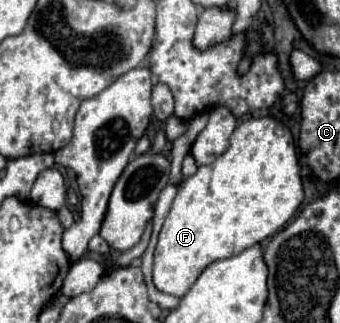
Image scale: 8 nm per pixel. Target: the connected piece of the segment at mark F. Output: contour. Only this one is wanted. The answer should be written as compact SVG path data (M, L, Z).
M270 116L252 118L238 124L230 138L230 148L212 166L200 166L194 176L186 178L172 202L154 250L152 282L156 290L182 298L208 264L220 258L236 256L278 232L296 214L302 200L302 176L288 126Z

